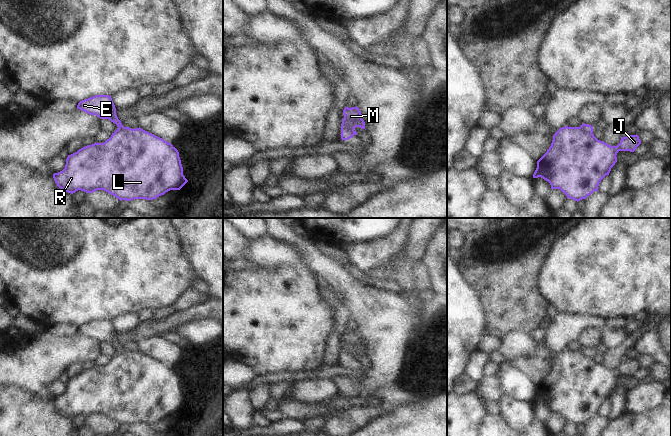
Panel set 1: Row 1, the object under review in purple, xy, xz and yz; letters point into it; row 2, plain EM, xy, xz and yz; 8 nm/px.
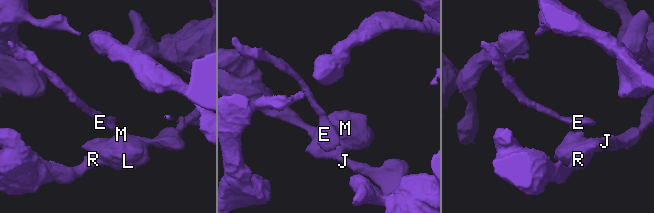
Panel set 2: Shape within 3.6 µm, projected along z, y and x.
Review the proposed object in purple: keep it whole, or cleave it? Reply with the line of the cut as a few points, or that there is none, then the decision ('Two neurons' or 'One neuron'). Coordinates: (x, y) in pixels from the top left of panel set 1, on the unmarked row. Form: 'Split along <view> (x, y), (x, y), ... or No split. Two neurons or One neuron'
Split along xz (341, 351), (347, 351), (352, 355), (353, 359). Two neurons.

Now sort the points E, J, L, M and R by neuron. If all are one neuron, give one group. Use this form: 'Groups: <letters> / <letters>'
Groups: E / J L M R.

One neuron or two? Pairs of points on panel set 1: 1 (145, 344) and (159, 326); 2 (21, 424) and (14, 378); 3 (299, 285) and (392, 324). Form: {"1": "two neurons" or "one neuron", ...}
{"1": "two neurons", "2": "two neurons", "3": "two neurons"}

